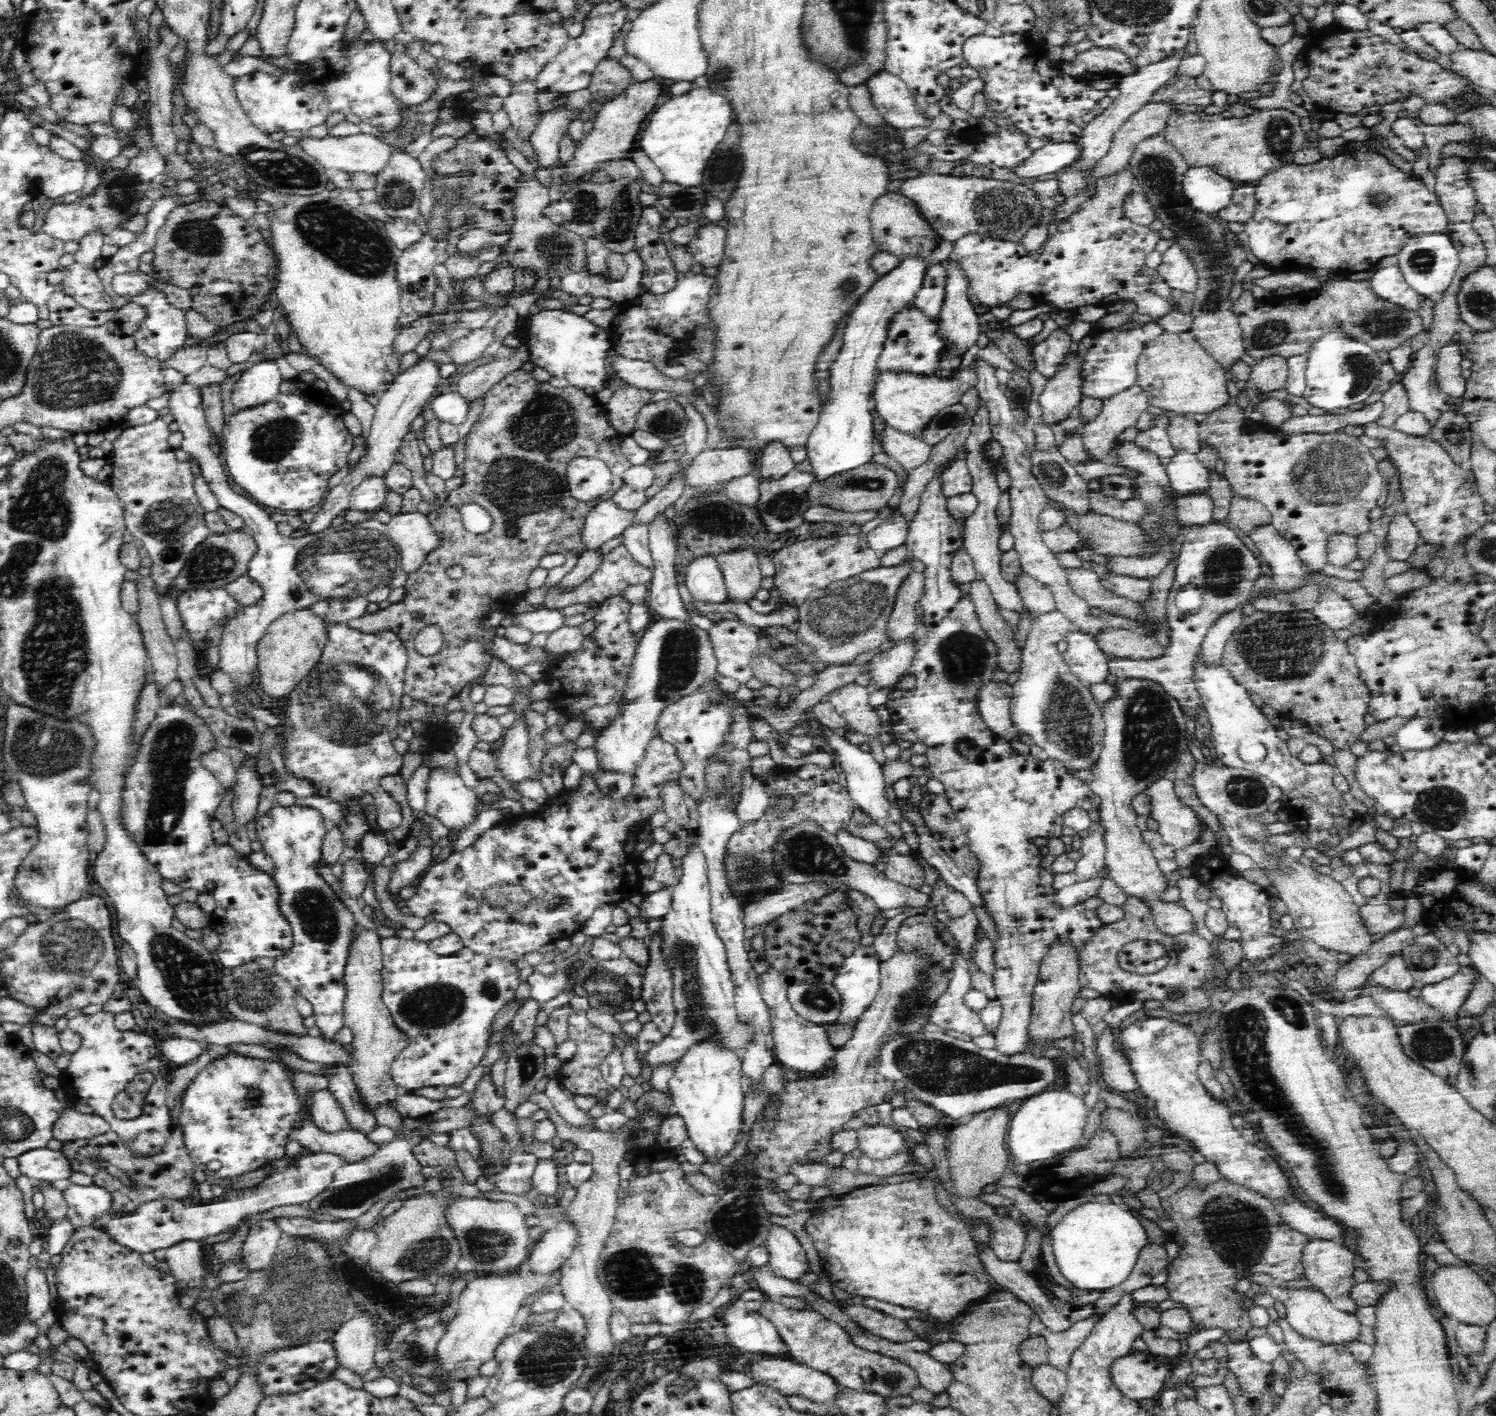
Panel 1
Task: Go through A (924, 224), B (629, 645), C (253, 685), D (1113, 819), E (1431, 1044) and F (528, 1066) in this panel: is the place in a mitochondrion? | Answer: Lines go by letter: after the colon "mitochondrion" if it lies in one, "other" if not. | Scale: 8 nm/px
A: other
B: other
C: other
D: other
E: mitochondrion
F: mitochondrion

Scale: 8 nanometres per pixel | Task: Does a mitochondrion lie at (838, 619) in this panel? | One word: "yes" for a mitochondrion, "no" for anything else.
yes

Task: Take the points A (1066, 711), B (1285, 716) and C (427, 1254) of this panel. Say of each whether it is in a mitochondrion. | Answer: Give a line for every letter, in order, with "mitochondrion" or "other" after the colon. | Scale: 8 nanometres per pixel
A: mitochondrion
B: other
C: mitochondrion

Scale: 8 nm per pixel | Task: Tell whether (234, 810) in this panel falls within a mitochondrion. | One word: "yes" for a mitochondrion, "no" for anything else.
no

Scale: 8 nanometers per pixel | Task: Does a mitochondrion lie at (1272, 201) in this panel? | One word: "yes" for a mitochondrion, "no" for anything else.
no

